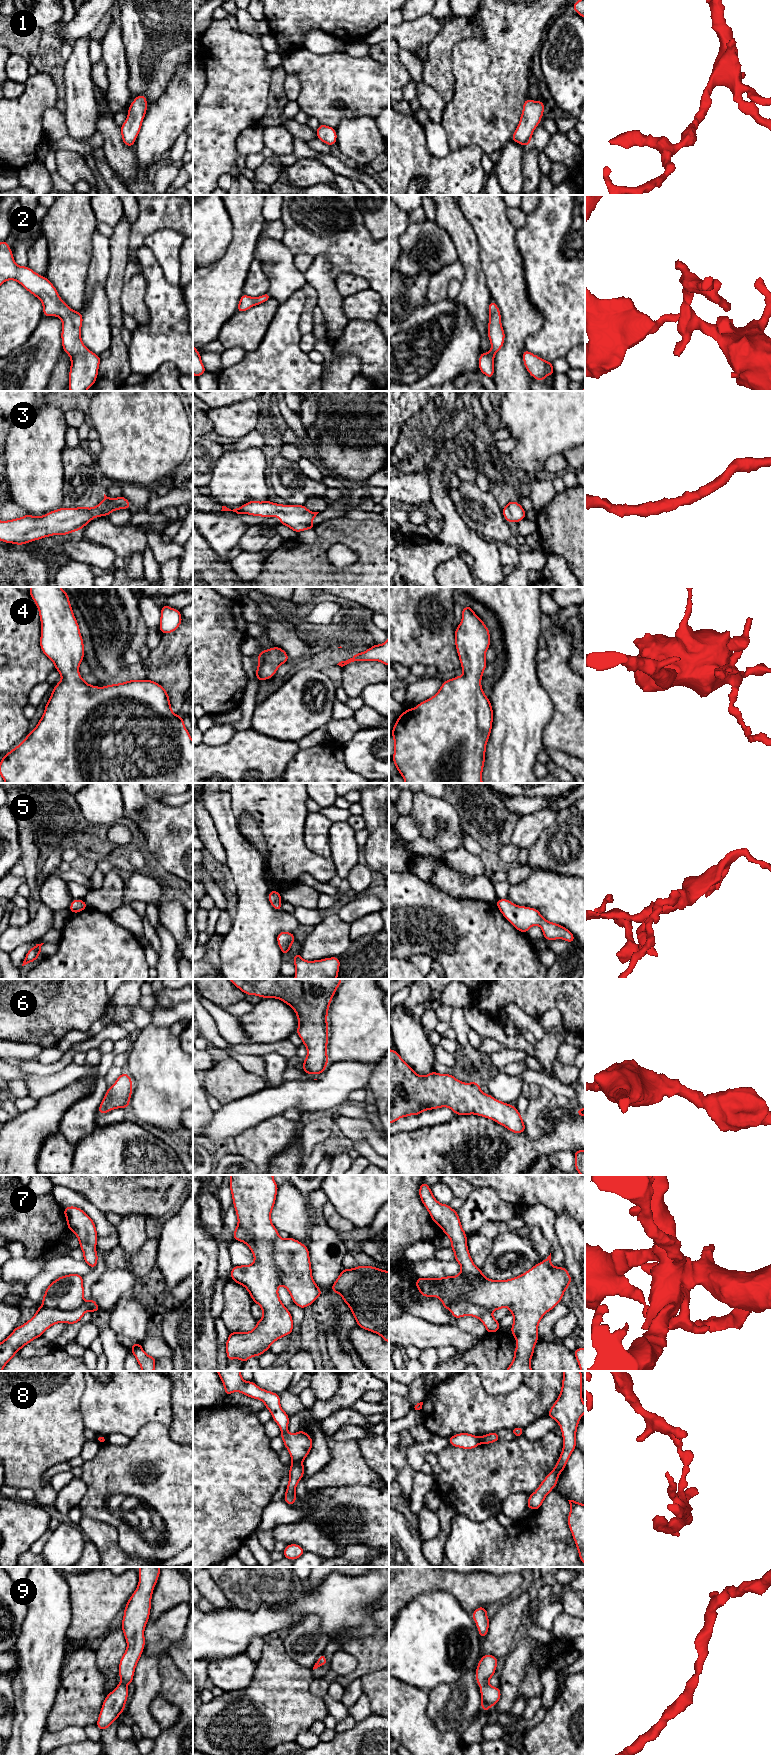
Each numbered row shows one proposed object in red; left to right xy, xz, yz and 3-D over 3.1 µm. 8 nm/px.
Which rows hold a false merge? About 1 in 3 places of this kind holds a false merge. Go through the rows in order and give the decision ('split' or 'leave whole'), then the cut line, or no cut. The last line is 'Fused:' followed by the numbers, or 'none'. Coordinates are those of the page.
1: leave whole | no cut
2: leave whole | no cut
3: leave whole | no cut
4: leave whole | no cut
5: leave whole | no cut
6: leave whole | no cut
7: leave whole | no cut
8: split | xz (293, 1461), (301, 1462)
9: leave whole | no cut
Fused: 8

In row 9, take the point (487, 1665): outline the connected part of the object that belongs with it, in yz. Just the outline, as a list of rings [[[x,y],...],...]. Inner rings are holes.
[[[490,1654],[481,1657],[475,1678],[476,1682],[480,1685],[481,1710],[488,1711],[491,1706],[496,1705],[501,1697],[499,1687],[492,1687],[489,1685],[488,1680],[491,1679],[496,1671],[498,1659]]]

